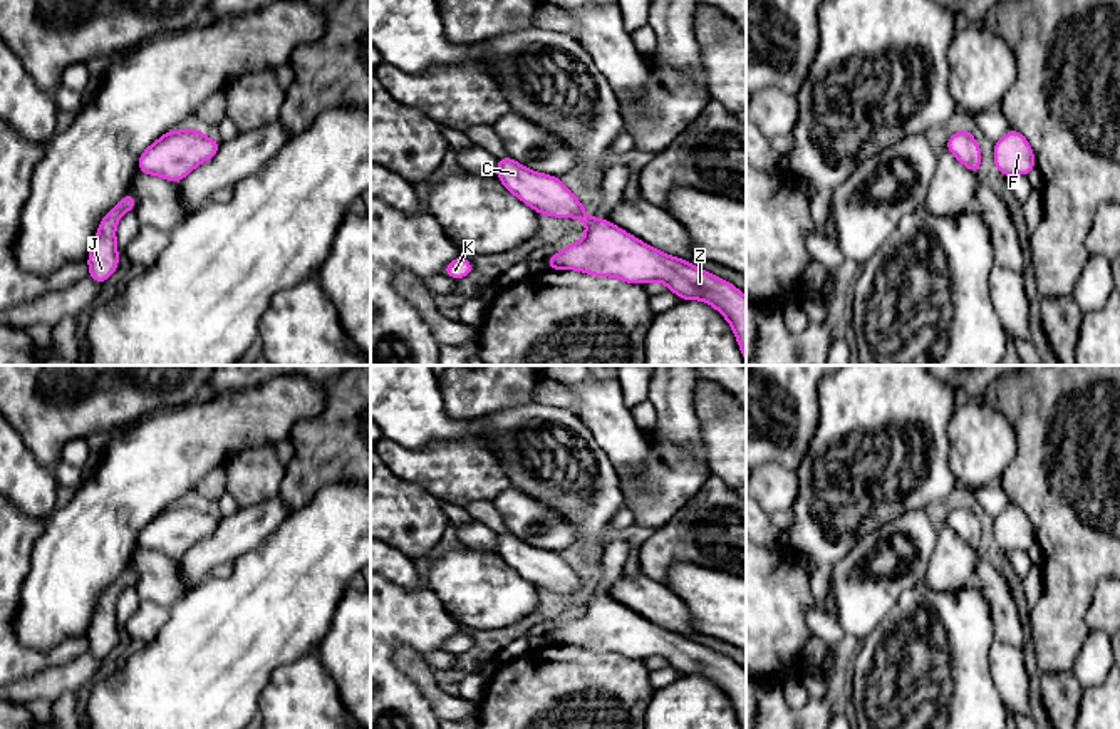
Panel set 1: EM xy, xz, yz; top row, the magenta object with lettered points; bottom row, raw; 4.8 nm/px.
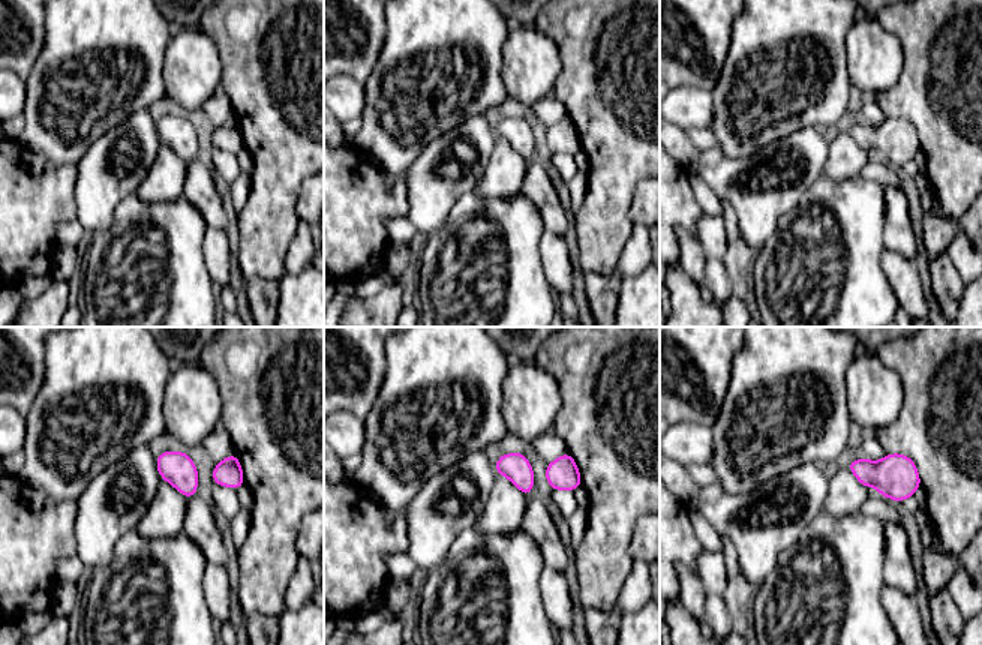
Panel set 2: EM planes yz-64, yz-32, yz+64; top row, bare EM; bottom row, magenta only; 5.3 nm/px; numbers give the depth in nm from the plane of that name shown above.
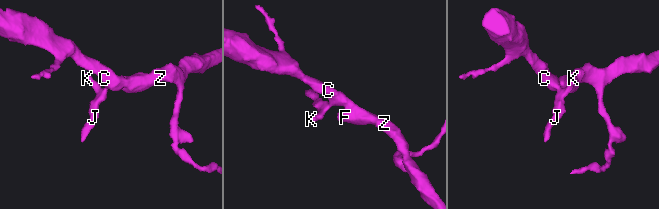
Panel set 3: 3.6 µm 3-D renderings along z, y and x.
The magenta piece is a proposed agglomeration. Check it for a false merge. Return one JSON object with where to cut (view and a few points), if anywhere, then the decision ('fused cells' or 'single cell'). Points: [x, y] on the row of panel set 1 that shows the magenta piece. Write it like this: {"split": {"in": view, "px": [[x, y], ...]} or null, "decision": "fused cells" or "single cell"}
{"split": null, "decision": "single cell"}

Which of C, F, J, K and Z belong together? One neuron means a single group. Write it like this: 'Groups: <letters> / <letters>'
Groups: C F J K Z

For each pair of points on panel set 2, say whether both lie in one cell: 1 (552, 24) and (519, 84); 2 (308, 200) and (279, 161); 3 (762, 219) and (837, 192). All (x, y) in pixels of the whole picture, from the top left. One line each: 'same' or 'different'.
1: different
2: different
3: different

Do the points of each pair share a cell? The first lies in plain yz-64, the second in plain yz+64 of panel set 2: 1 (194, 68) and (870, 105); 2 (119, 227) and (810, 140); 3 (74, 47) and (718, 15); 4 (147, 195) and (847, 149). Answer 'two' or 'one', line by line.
1: two
2: two
3: two
4: one

